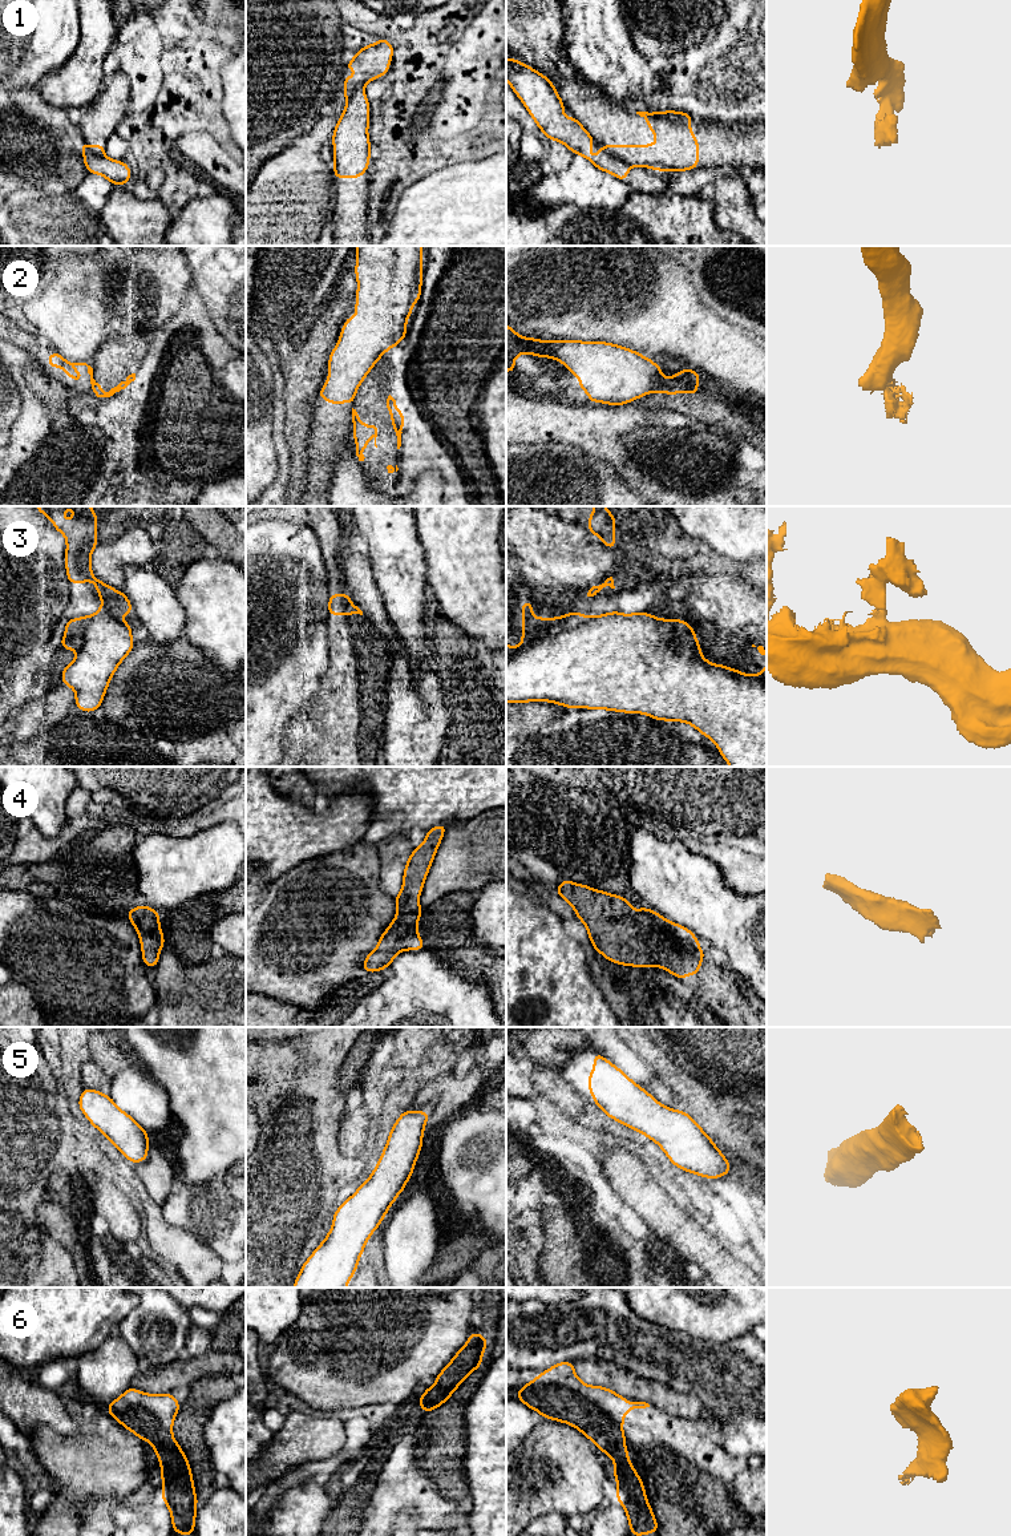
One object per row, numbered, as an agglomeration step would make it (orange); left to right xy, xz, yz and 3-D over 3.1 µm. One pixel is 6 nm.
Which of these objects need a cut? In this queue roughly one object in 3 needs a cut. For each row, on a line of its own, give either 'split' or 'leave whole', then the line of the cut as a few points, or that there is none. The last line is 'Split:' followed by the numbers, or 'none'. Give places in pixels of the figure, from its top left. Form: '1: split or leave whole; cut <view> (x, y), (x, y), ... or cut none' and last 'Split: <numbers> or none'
1: split; cut yz (603, 146), (630, 165)
2: split; cut yz (663, 379), (656, 388)
3: split; cut xy (94, 578), (93, 581)
4: leave whole; cut none
5: leave whole; cut none
6: leave whole; cut none
Split: 1, 2, 3

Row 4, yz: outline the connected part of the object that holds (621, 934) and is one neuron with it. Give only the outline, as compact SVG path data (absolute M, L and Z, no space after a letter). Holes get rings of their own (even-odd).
M563 880L555 894L563 897L585 923L594 950L623 966L658 966L680 981L695 975L705 957L696 935L642 906L638 912L623 896Z

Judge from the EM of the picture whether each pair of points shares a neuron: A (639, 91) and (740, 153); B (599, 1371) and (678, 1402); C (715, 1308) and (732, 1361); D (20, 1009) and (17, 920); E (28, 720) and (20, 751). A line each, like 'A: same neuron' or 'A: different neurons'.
A: different neurons
B: same neuron
C: different neurons
D: different neurons
E: different neurons

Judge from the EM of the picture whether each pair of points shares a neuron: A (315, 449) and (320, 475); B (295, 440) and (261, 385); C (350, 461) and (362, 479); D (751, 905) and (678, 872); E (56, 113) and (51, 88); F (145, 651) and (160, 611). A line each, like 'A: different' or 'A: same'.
A: same
B: different
C: same
D: same
E: different
F: different

